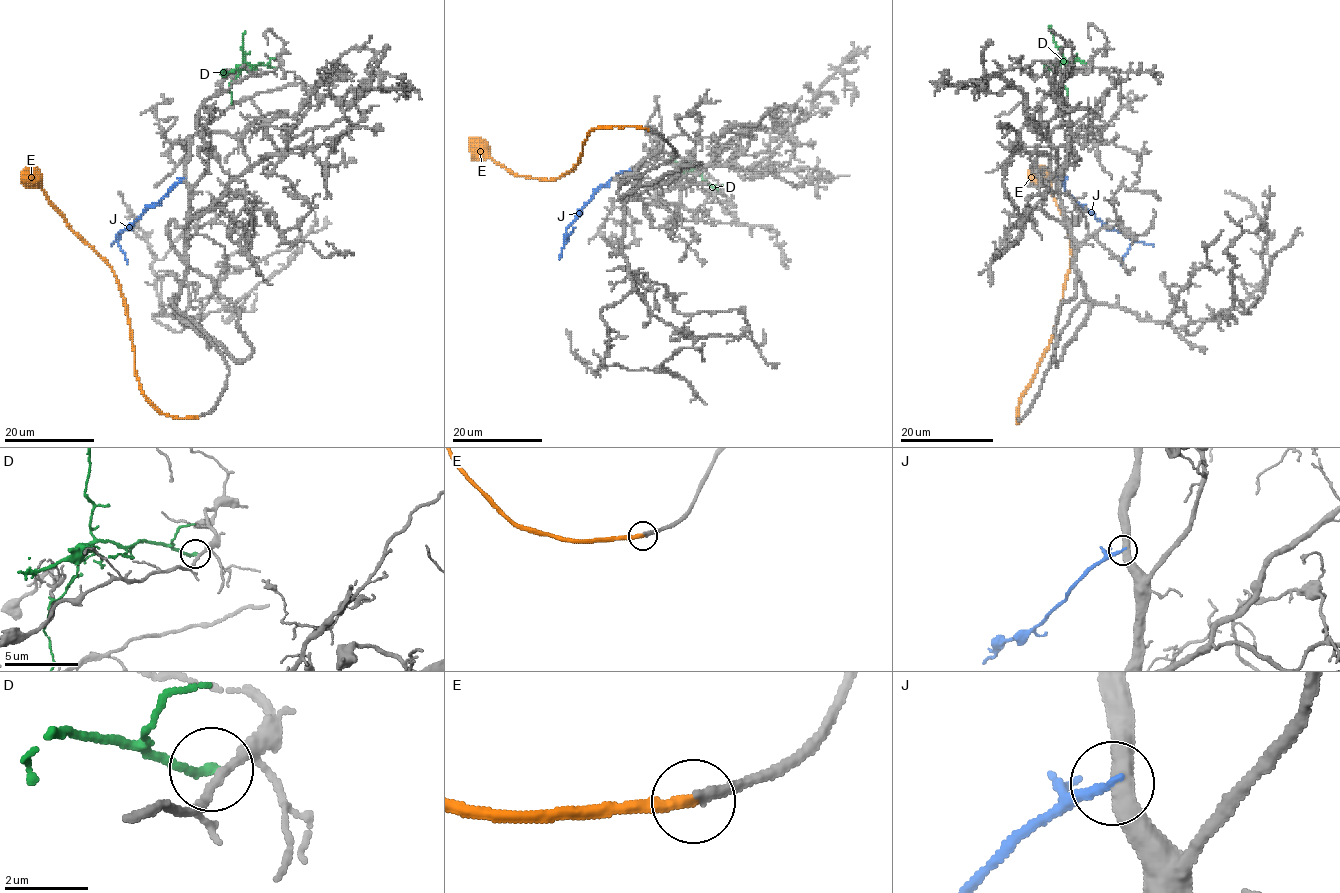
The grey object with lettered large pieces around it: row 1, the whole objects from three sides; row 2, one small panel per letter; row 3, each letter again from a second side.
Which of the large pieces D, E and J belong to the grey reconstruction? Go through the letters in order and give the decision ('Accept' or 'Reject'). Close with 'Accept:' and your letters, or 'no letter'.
D: Reject
E: Accept
J: Reject
Accept: E

